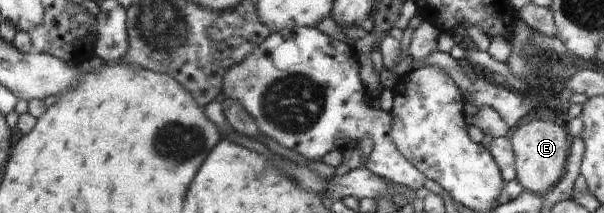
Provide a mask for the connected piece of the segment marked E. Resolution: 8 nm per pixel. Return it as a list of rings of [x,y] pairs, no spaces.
[[[531,120],[528,124],[519,126],[513,132],[513,136],[509,137],[514,153],[516,179],[525,190],[543,195],[559,183],[565,173],[571,144],[563,122],[554,124],[543,120]]]

